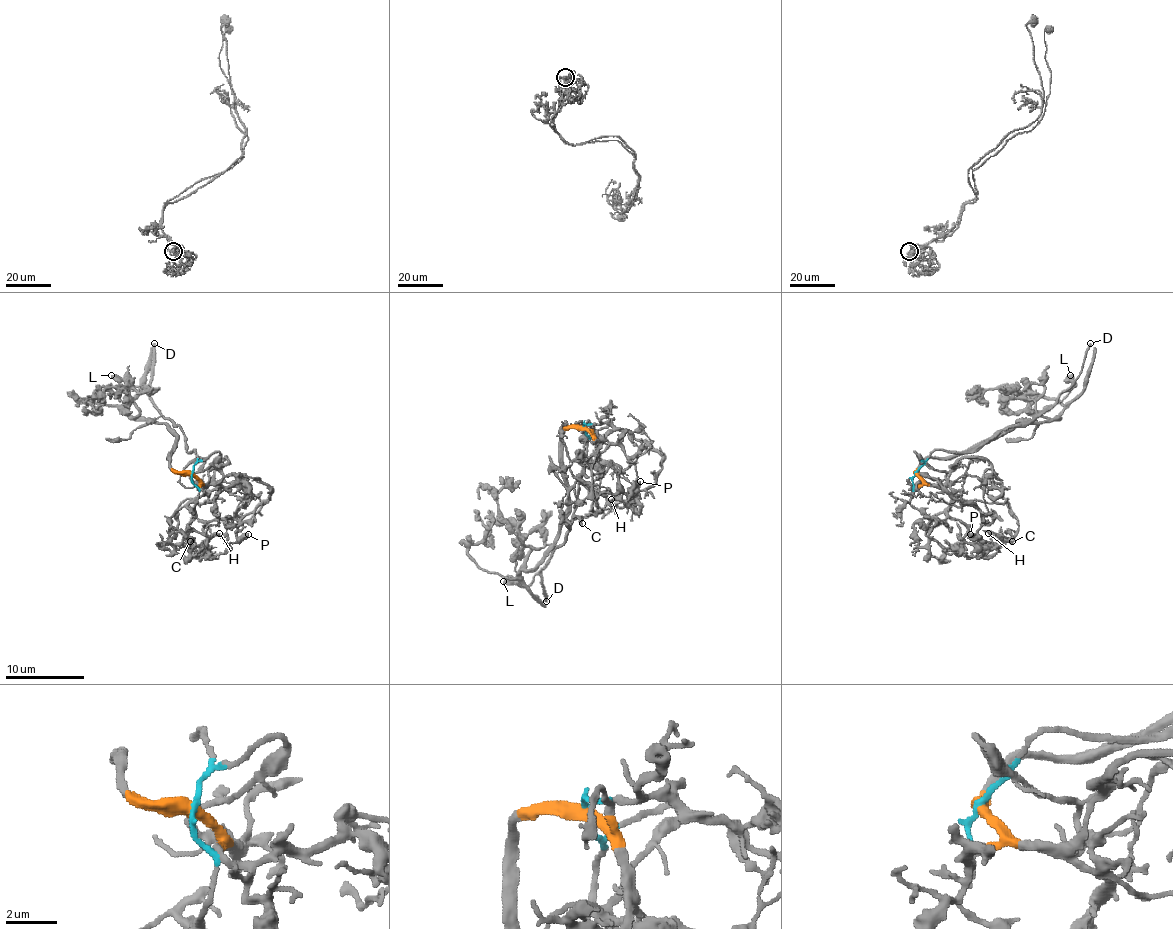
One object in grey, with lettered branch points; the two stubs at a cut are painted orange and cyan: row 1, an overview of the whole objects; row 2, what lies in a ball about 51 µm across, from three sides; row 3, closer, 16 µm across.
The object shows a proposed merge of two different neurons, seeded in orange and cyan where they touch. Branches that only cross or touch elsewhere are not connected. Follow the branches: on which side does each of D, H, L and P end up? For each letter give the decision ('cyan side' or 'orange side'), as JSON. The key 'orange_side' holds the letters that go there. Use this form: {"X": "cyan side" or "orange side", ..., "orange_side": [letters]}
{"D": "cyan side", "H": "orange side", "L": "cyan side", "P": "orange side", "orange_side": ["H", "P"]}

